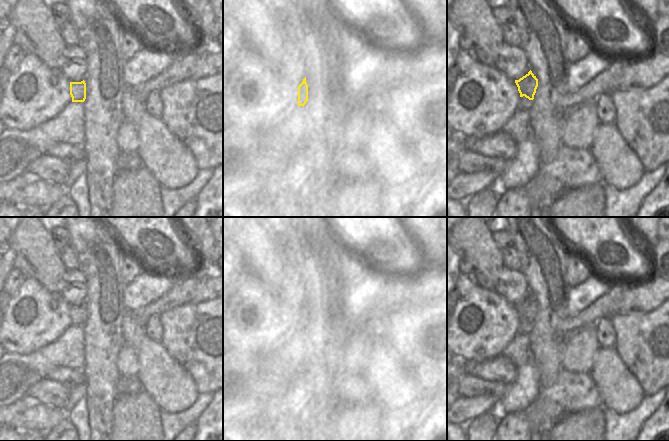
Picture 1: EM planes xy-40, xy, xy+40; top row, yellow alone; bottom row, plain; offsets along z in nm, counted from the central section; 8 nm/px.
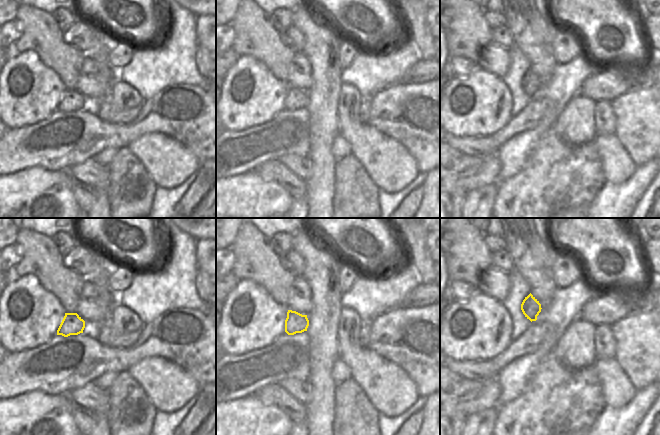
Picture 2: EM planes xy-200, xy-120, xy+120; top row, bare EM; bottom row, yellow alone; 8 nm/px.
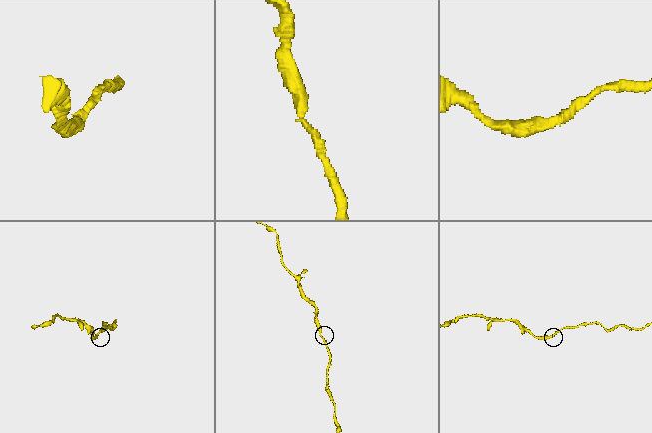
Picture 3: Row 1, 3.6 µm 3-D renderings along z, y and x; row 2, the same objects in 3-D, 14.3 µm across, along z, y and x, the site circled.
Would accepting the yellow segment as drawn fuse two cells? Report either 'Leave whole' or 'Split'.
Leave whole

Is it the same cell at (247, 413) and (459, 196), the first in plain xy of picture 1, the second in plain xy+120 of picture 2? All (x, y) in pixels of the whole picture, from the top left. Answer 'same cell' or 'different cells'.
different cells

